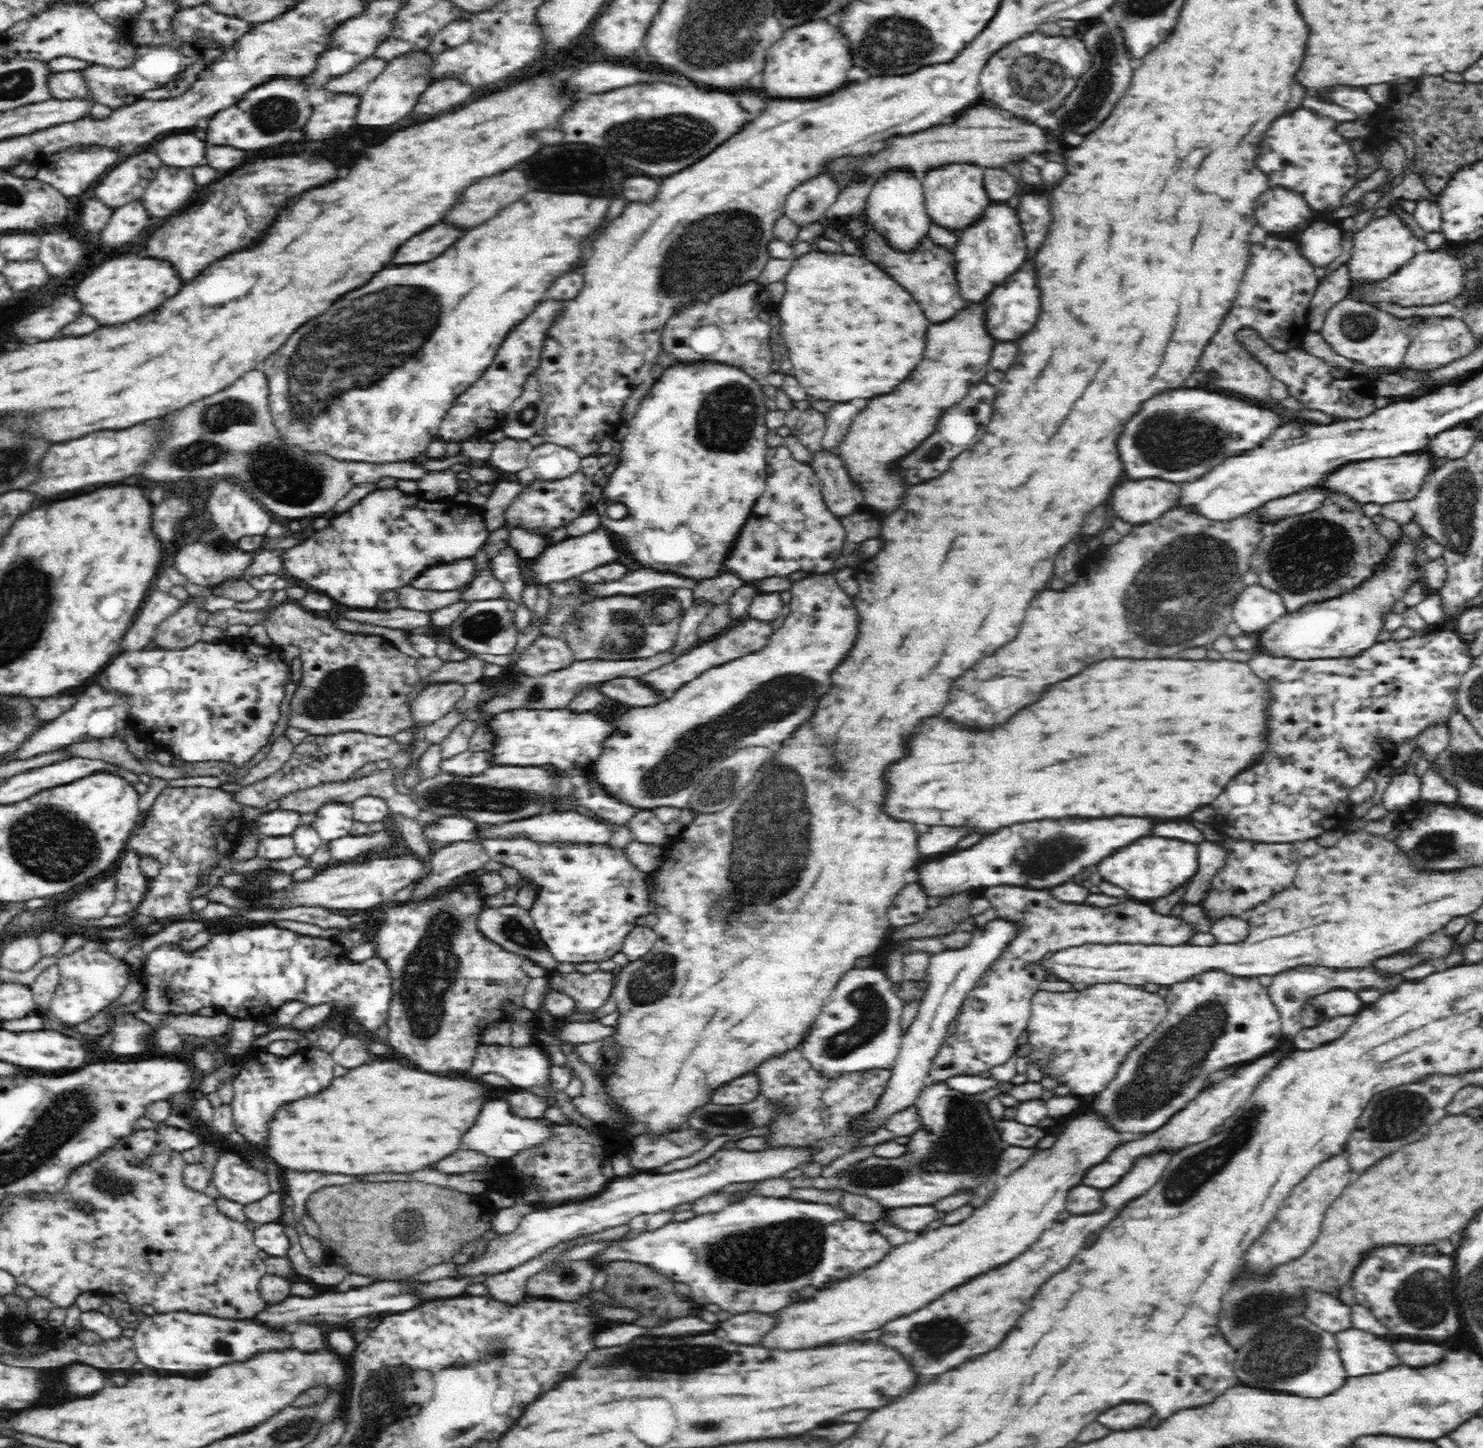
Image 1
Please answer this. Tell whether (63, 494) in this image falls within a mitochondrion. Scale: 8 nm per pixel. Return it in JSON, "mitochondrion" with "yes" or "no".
{"mitochondrion":"no"}

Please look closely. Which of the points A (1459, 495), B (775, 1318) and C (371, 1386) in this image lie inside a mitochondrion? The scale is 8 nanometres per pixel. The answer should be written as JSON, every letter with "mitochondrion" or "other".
{"A":"mitochondrion","B":"other","C":"mitochondrion"}

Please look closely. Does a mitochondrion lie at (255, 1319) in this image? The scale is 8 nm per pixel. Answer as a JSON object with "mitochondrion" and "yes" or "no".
{"mitochondrion":"no"}

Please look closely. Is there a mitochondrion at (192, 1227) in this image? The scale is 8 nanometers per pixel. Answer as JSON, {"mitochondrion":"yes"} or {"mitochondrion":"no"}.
{"mitochondrion":"no"}

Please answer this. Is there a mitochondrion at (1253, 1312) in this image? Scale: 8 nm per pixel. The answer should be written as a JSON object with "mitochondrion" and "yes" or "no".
{"mitochondrion":"yes"}

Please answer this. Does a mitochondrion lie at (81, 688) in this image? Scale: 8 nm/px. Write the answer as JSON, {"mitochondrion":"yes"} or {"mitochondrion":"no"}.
{"mitochondrion":"no"}

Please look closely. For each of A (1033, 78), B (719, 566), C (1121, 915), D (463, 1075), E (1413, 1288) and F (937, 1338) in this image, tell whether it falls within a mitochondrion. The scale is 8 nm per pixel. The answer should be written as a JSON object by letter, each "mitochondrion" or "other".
{"A":"mitochondrion","B":"other","C":"other","D":"other","E":"mitochondrion","F":"mitochondrion"}

